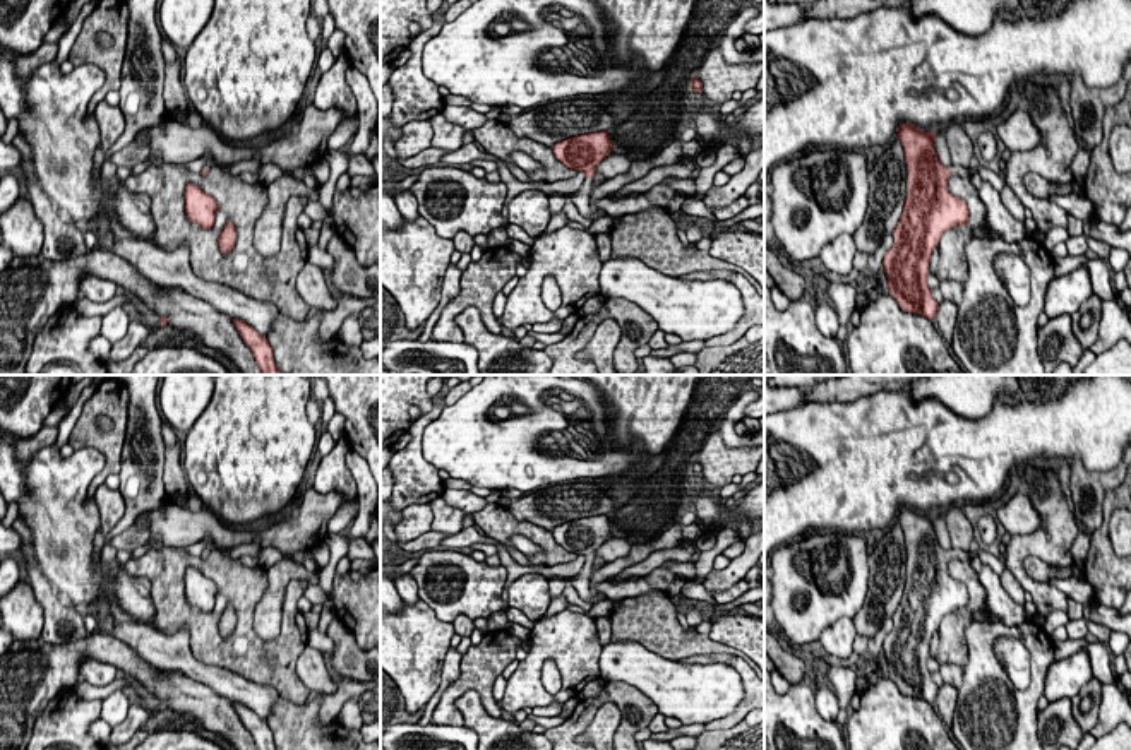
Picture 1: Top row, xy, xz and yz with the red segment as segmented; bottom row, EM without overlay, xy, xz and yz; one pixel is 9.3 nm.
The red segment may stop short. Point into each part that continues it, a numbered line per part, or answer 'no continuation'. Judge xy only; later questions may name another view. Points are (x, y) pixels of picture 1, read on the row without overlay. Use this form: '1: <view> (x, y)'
no continuation

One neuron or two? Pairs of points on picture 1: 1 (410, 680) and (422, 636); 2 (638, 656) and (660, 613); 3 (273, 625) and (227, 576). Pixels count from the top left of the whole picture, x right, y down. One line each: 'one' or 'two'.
1: one
2: two
3: two

